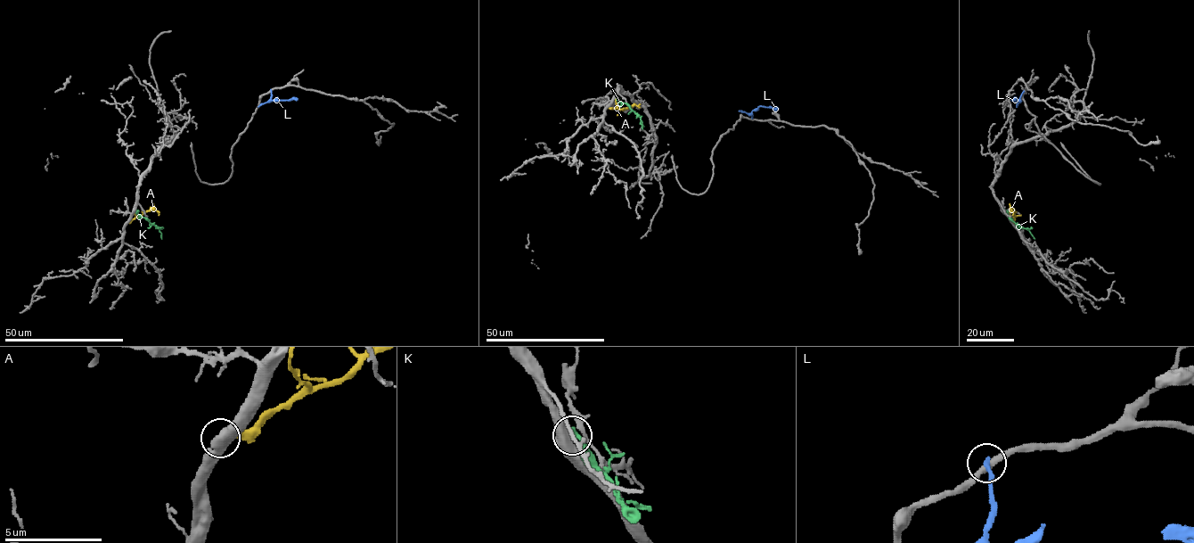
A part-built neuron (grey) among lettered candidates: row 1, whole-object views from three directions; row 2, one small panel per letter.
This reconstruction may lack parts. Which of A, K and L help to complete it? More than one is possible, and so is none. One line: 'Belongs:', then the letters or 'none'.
Belongs: K

